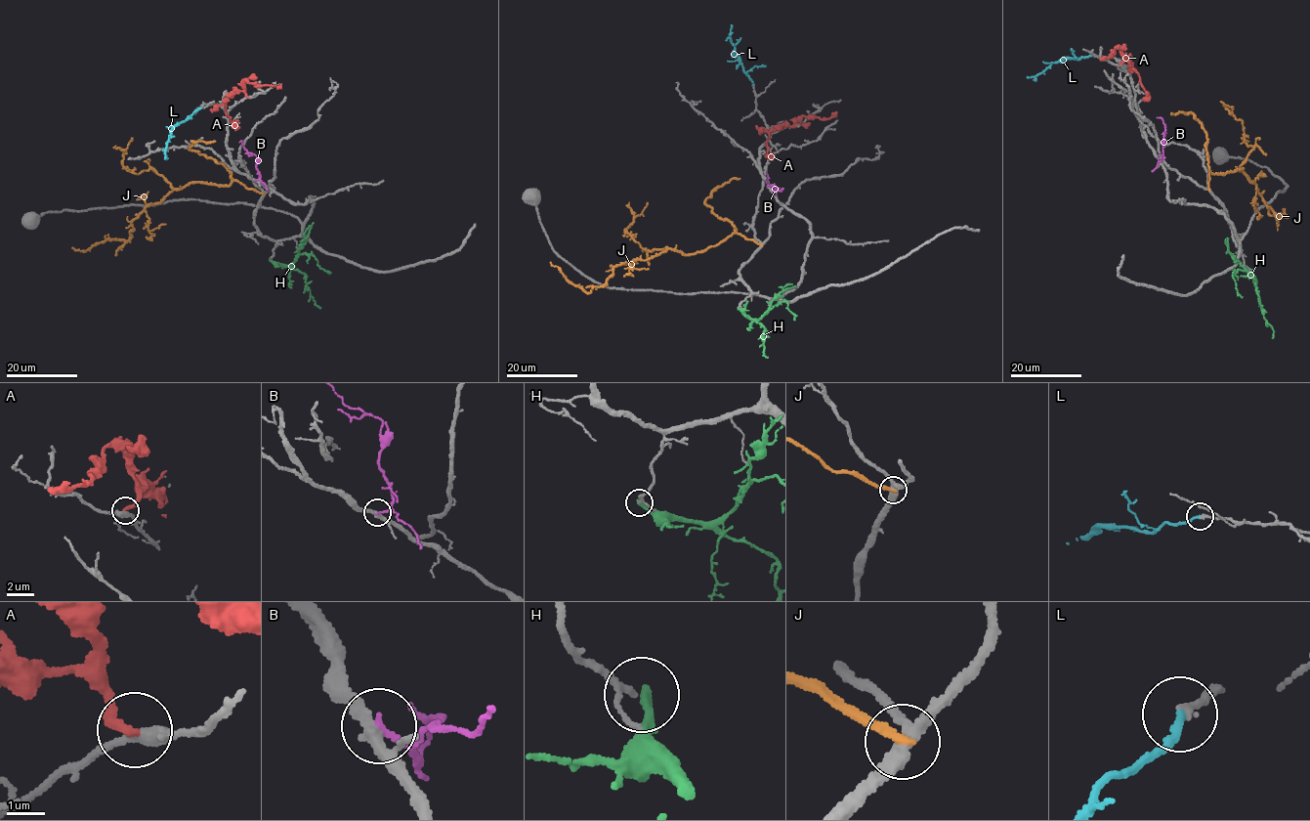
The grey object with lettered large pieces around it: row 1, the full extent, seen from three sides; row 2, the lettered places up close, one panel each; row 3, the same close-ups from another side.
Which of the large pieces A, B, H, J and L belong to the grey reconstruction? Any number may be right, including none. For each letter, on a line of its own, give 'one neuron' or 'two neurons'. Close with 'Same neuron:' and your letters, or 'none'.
A: two neurons
B: two neurons
H: two neurons
J: two neurons
L: one neuron
Same neuron: L

